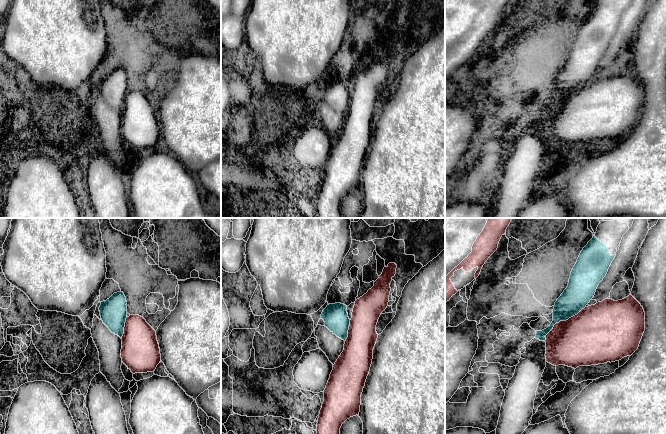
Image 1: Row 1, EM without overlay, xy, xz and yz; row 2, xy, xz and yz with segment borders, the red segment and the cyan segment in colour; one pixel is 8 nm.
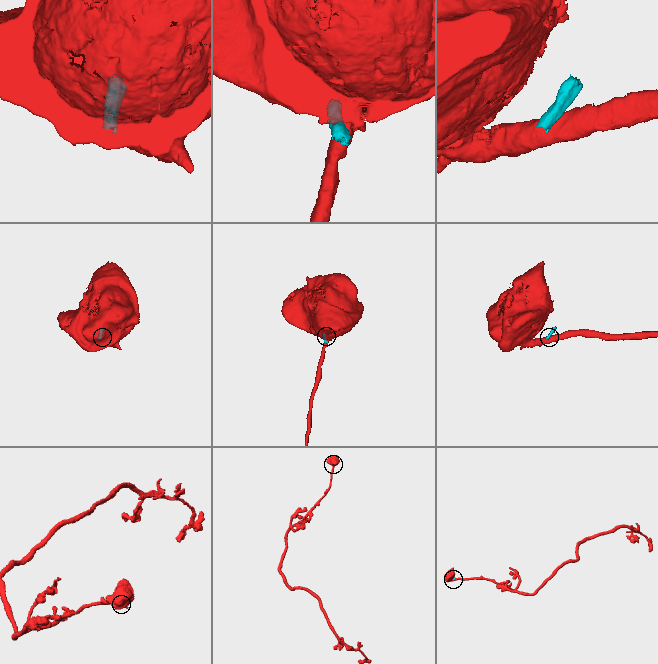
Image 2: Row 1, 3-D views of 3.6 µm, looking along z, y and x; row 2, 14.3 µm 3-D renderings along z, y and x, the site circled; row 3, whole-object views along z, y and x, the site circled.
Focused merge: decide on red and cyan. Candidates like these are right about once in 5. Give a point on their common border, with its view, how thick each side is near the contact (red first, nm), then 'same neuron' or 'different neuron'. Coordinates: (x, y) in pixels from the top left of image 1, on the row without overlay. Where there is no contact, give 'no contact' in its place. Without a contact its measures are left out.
yz (562, 97) | 420/220 nm | different neuron

